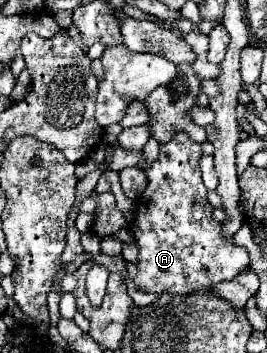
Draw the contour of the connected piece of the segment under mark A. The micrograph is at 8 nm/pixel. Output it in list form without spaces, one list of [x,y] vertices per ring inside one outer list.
[[[174,134],[170,142],[160,144],[158,158],[146,168],[148,186],[138,200],[136,220],[132,222],[132,232],[136,238],[138,254],[138,276],[134,278],[136,286],[148,292],[168,292],[168,294],[192,294],[212,284],[232,280],[242,270],[248,268],[248,252],[242,246],[236,246],[230,238],[222,236],[222,224],[212,218],[212,206],[206,202],[206,188],[200,176],[200,144],[190,140],[188,134]]]

